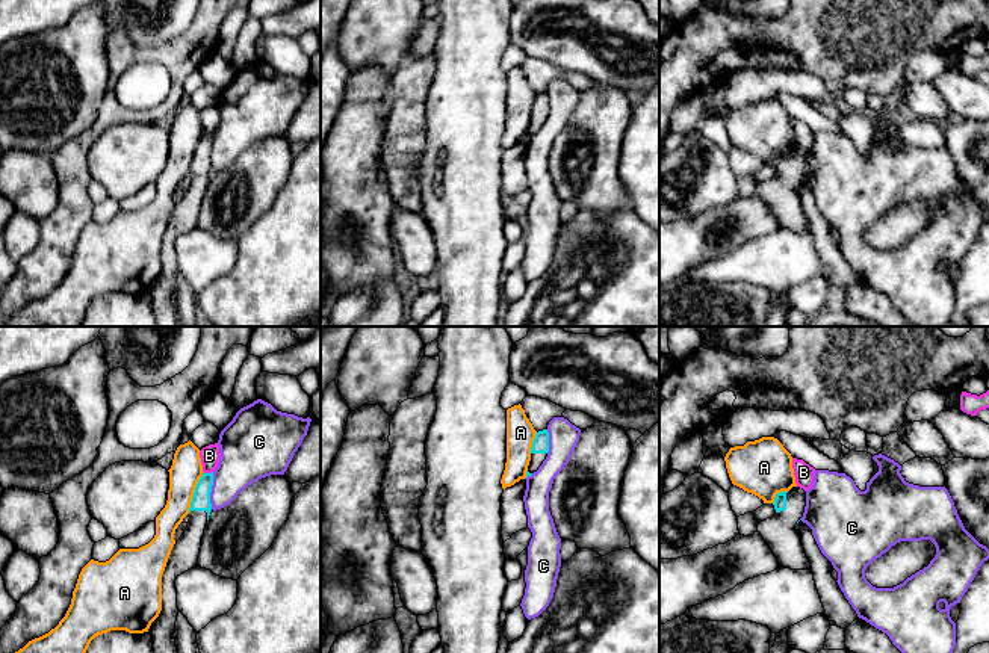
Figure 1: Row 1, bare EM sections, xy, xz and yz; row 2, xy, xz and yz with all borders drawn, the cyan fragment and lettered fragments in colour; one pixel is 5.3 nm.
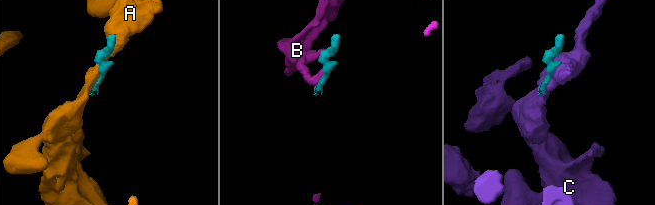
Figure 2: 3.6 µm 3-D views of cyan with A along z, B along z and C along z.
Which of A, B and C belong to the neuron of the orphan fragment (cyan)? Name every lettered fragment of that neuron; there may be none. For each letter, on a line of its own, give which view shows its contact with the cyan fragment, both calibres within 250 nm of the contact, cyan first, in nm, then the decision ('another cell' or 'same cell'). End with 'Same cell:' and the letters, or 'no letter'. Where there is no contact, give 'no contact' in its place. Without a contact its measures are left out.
A: contact in xy; calibres 100 and 170 nm; another cell
B: contact in xy; calibres 100 and 100 nm; another cell
C: contact in xy; calibres 100 and 260 nm; another cell
Same cell: no letter

